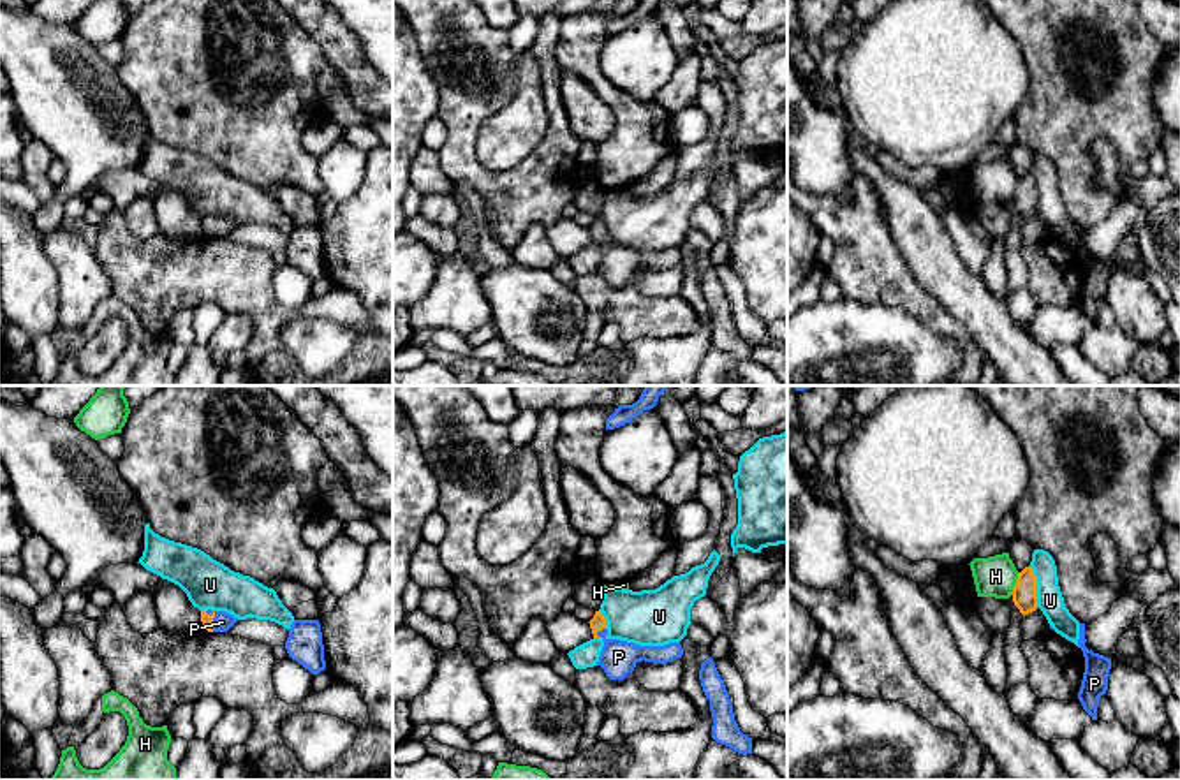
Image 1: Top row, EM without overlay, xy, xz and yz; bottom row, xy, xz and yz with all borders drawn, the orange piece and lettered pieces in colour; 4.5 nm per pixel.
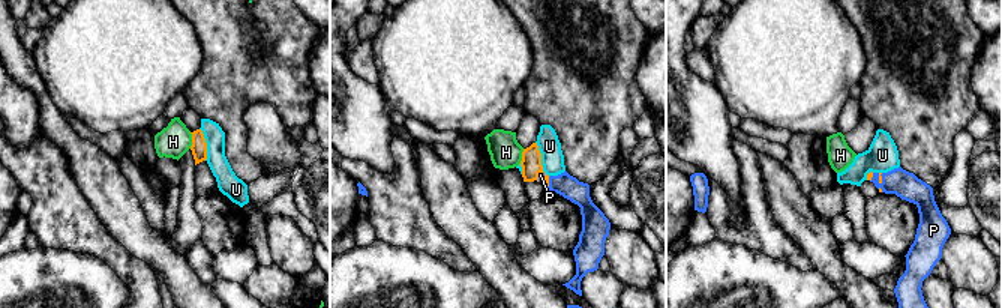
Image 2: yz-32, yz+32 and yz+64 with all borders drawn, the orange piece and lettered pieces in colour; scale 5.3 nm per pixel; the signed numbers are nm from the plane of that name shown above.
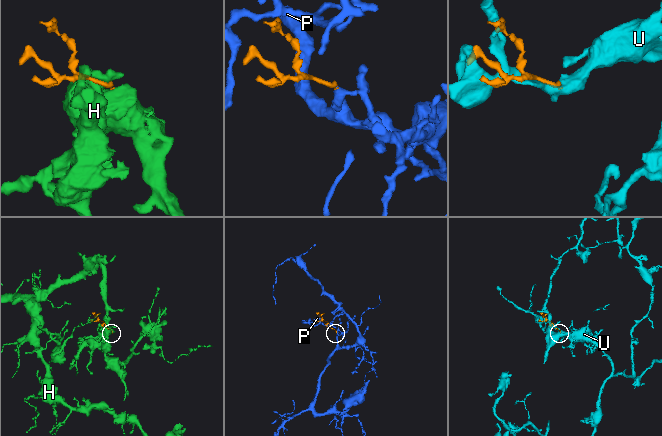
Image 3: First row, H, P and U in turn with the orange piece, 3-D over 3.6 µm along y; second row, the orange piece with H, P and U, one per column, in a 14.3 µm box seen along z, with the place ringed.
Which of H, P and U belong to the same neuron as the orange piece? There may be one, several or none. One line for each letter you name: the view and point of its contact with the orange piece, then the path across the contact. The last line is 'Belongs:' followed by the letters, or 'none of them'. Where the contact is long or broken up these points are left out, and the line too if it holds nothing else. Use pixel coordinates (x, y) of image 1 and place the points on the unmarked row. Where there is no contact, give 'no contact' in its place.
P: contact xy (213, 222); way xy (206, 224), (213, 222), (222, 228)
Belongs: P

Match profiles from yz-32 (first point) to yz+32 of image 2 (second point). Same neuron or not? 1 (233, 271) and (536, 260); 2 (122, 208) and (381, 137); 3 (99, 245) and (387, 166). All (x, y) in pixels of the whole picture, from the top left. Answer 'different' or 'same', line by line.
1: same
2: different
3: different

